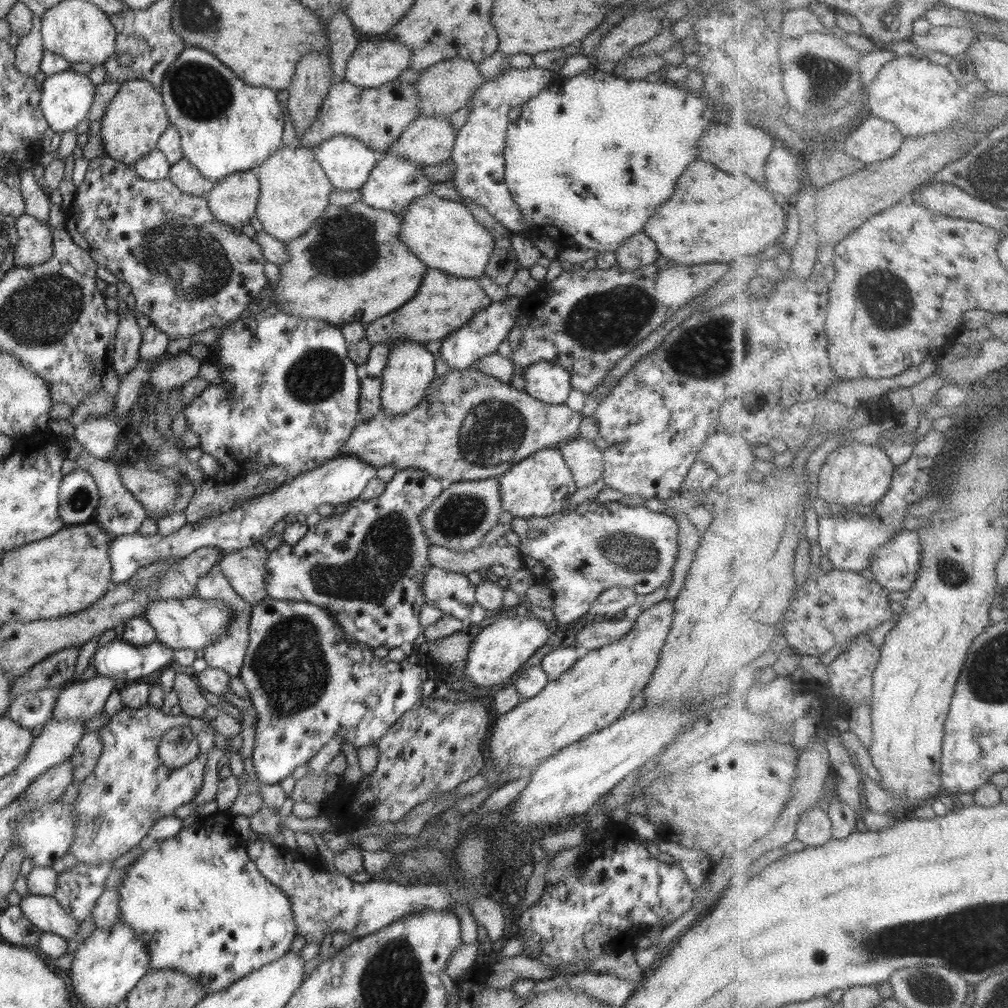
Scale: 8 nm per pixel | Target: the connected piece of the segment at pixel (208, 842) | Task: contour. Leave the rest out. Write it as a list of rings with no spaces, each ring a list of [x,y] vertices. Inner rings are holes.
[[[228,810],[200,817],[169,839],[146,843],[144,853],[125,866],[123,882],[117,886],[118,922],[129,924],[146,943],[150,970],[170,969],[207,988],[208,993],[228,988],[250,973],[284,957],[291,948],[296,926],[290,901],[257,869],[247,853],[245,841],[232,826]]]

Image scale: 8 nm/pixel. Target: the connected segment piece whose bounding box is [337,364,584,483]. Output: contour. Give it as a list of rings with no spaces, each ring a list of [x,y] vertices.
[[[472,364],[463,370],[451,370],[442,377],[436,376],[425,399],[407,413],[394,417],[382,410],[368,421],[360,420],[337,456],[356,456],[377,469],[386,465],[394,465],[398,471],[416,468],[436,480],[451,479],[454,483],[487,480],[500,477],[534,452],[559,447],[580,436],[579,426],[583,419],[582,412],[572,411],[568,405],[536,400],[510,382],[480,372]]]

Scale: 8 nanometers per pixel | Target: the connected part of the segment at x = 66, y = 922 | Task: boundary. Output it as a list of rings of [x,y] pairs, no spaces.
[[[29,894],[19,903],[23,915],[42,932],[50,932],[71,940],[77,934],[80,922],[70,916],[52,896]]]

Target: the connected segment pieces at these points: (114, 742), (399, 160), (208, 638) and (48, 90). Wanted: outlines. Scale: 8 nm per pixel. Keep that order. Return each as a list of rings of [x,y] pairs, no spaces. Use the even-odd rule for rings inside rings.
[[[149,704],[142,708],[122,707],[114,713],[105,726],[98,730],[102,741],[102,752],[94,770],[80,784],[78,798],[73,802],[73,841],[67,854],[73,854],[78,863],[96,866],[116,860],[134,846],[145,843],[146,836],[153,824],[162,817],[174,814],[183,804],[192,802],[203,785],[205,762],[209,750],[215,746],[216,729],[203,720],[203,717],[191,717],[184,712],[178,716],[164,714],[159,708]],[[174,727],[188,727],[197,737],[199,753],[186,766],[168,768],[164,766],[157,753],[160,738]]]
[[[386,153],[374,165],[368,180],[360,189],[360,201],[378,210],[387,210],[394,214],[403,213],[415,198],[432,193],[431,189],[435,183],[428,181],[422,172],[423,167],[423,164],[414,164],[401,156]]]
[[[199,597],[186,599],[154,600],[146,606],[142,618],[155,630],[156,641],[173,650],[191,648],[200,650],[217,641],[226,632],[231,618],[231,610],[222,601],[204,601]]]
[[[72,70],[62,71],[46,77],[41,83],[41,87],[40,111],[54,132],[61,134],[73,130],[75,126],[87,118],[94,102],[96,88],[88,75],[78,74]]]

